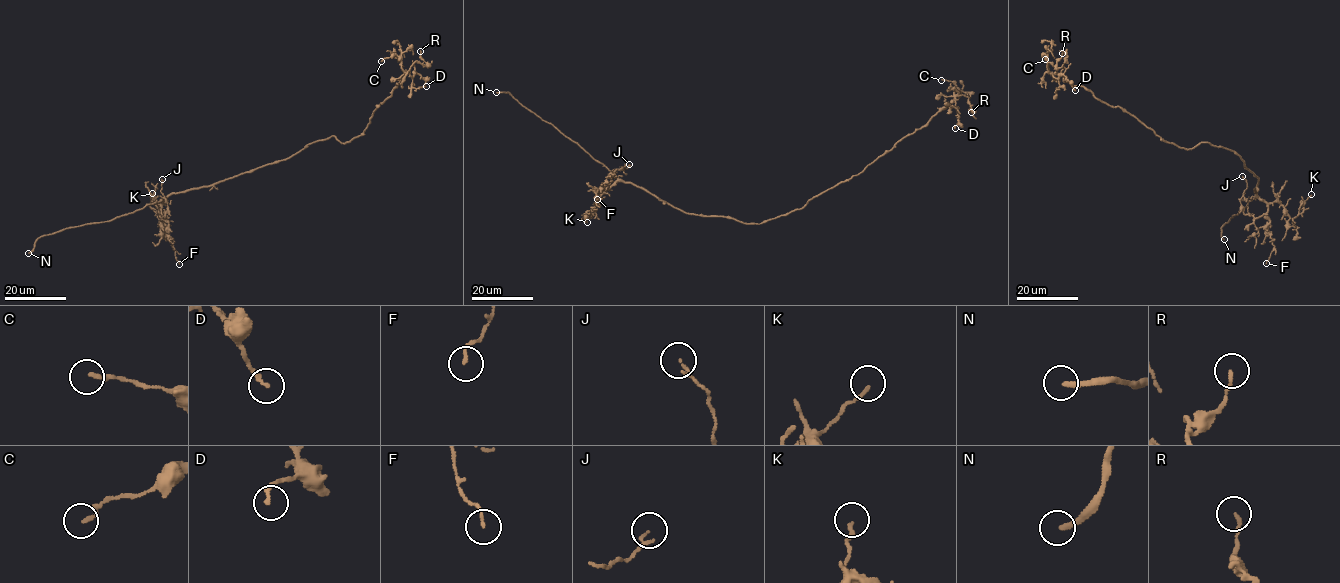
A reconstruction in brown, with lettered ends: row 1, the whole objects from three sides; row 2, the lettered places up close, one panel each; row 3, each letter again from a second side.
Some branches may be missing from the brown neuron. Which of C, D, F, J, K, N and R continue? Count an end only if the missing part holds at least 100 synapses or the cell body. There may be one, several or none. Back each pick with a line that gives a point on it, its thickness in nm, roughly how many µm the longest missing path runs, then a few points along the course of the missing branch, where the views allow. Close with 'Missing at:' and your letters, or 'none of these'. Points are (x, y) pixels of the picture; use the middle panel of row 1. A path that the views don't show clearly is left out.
N: (496, 92) | 240 nm | 40 µm
Missing at: N

